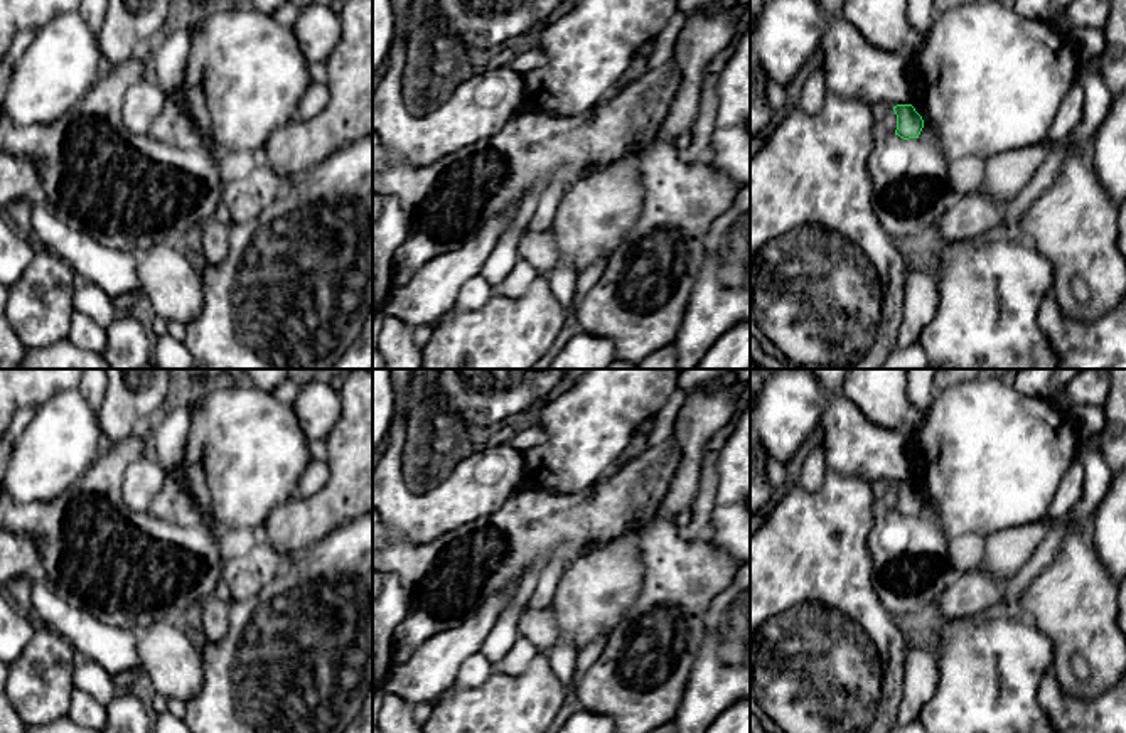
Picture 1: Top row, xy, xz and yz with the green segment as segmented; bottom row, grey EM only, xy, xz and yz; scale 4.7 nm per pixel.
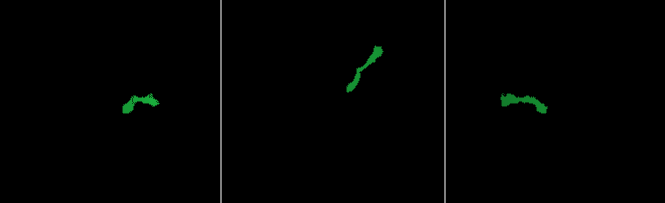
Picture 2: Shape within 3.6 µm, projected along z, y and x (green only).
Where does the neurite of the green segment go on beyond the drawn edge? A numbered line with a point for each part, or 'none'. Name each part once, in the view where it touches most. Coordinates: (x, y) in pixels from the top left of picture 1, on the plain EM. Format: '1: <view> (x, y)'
1: yz (927, 511)

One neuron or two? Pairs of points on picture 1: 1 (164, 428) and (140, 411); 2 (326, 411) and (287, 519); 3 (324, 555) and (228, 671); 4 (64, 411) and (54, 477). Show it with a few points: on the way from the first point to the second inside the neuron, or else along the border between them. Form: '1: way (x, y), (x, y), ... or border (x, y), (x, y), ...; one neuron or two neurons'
1: border (171, 403), (152, 422); two neurons
2: border (341, 405), (336, 425), (322, 440); two neurons
3: way (316, 583), (257, 642); one neuron
4: way (64, 428), (61, 442), (54, 450), (54, 460); one neuron

